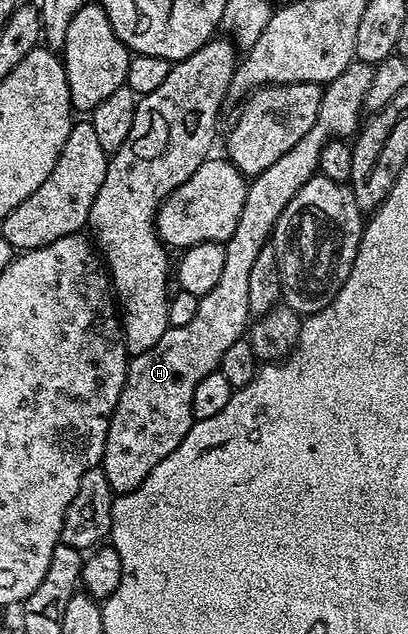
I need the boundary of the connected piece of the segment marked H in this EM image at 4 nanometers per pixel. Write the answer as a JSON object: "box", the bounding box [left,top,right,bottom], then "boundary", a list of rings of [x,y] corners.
{"box":[101,59,374,494],"boundary":[[[354,59],[349,66],[345,66],[345,70],[341,70],[341,74],[337,74],[337,78],[326,84],[321,94],[321,110],[317,110],[317,122],[313,122],[309,134],[305,134],[305,138],[301,138],[301,142],[297,142],[293,150],[281,154],[281,158],[277,158],[273,166],[269,166],[248,183],[245,207],[241,209],[241,218],[237,218],[237,230],[233,230],[231,237],[223,244],[225,267],[221,270],[221,279],[217,282],[217,286],[213,286],[213,290],[209,290],[209,294],[199,297],[197,315],[185,326],[168,327],[167,332],[161,334],[157,346],[130,357],[125,386],[121,390],[121,398],[117,398],[113,418],[109,422],[109,434],[105,438],[105,450],[101,461],[103,473],[112,493],[122,494],[137,490],[137,486],[141,486],[141,482],[149,478],[153,466],[169,458],[169,454],[173,454],[173,450],[181,446],[181,438],[189,434],[191,425],[196,421],[193,414],[193,390],[197,390],[197,382],[201,382],[205,374],[216,371],[221,358],[225,358],[225,350],[229,350],[233,342],[244,339],[248,331],[249,321],[252,319],[249,310],[249,270],[252,269],[257,254],[261,254],[263,247],[272,239],[275,223],[288,206],[290,199],[319,172],[321,150],[325,150],[327,143],[333,139],[351,138],[358,133],[365,116],[367,95],[374,74],[374,64]]]}

